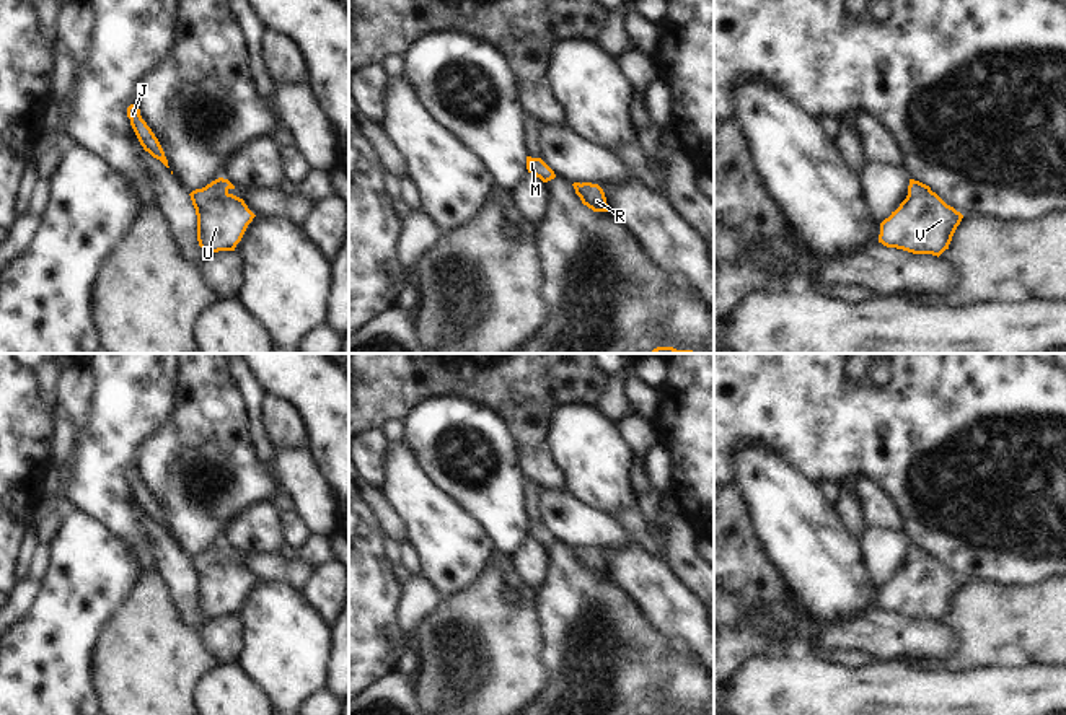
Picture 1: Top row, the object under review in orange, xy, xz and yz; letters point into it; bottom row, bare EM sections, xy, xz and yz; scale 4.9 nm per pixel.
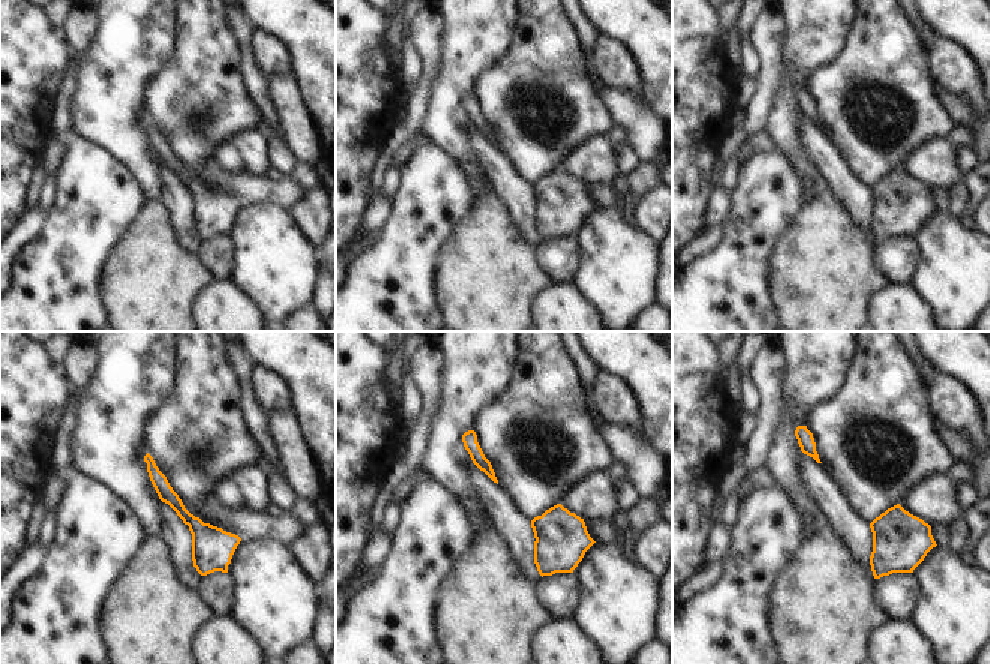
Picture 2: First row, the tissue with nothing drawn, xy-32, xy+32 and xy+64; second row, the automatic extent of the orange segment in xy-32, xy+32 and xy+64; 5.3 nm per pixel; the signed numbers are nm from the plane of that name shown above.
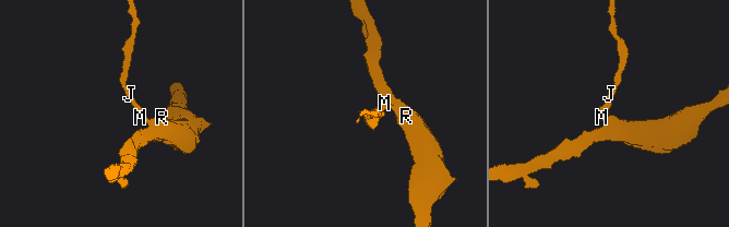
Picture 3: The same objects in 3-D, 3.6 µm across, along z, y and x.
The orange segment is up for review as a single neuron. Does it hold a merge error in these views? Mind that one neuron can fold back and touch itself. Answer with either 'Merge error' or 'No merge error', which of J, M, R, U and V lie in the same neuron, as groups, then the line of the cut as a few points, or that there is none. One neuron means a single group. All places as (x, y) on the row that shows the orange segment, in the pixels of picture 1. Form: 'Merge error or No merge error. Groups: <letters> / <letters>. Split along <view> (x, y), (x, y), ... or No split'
No merge error. Groups: J M R U V. No split

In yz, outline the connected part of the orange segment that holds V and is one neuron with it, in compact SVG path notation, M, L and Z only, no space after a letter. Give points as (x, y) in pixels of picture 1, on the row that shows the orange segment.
M910 179L908 195L880 223L879 243L913 254L940 256L963 215L947 205L929 186Z

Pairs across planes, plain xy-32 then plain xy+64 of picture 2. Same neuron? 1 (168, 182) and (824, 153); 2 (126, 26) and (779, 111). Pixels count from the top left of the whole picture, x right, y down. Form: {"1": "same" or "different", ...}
{"1": "same", "2": "same"}

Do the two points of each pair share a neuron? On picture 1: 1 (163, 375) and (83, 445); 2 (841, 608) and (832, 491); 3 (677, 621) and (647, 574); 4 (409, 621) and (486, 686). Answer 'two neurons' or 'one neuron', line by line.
1: one neuron
2: two neurons
3: one neuron
4: two neurons

